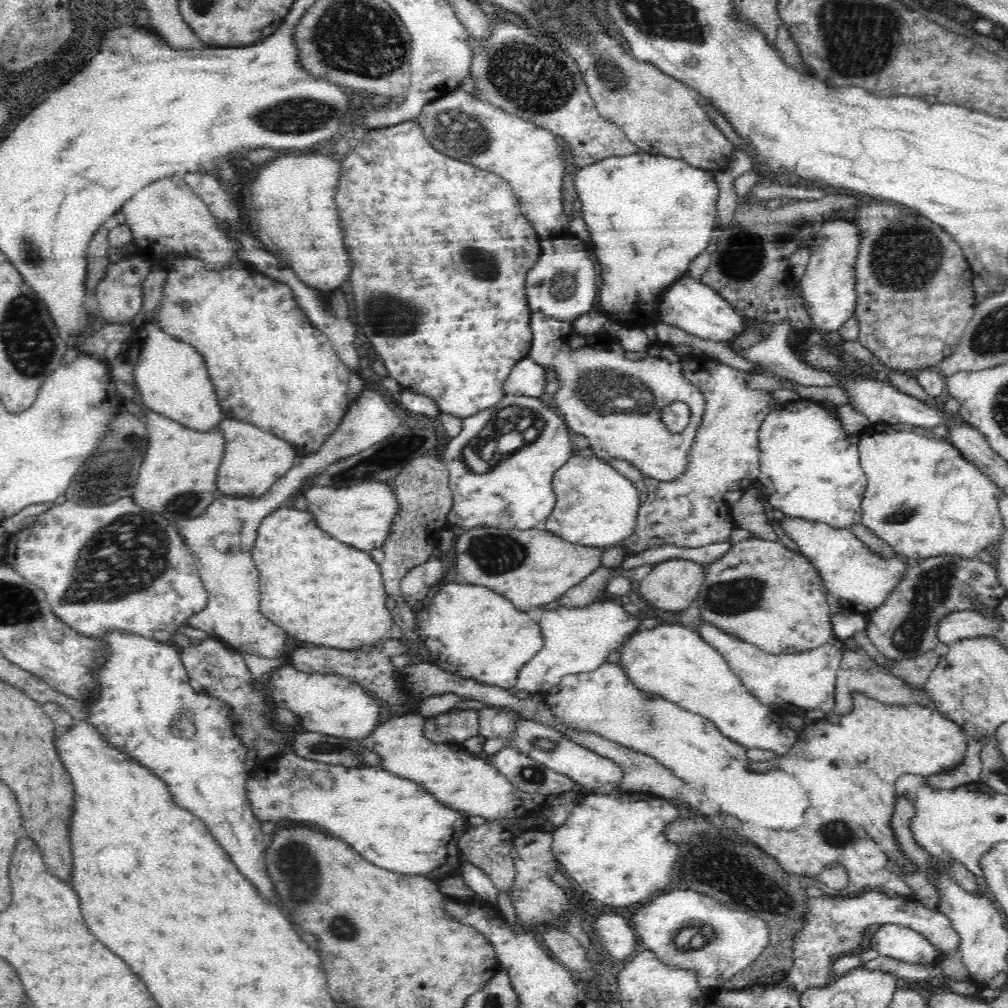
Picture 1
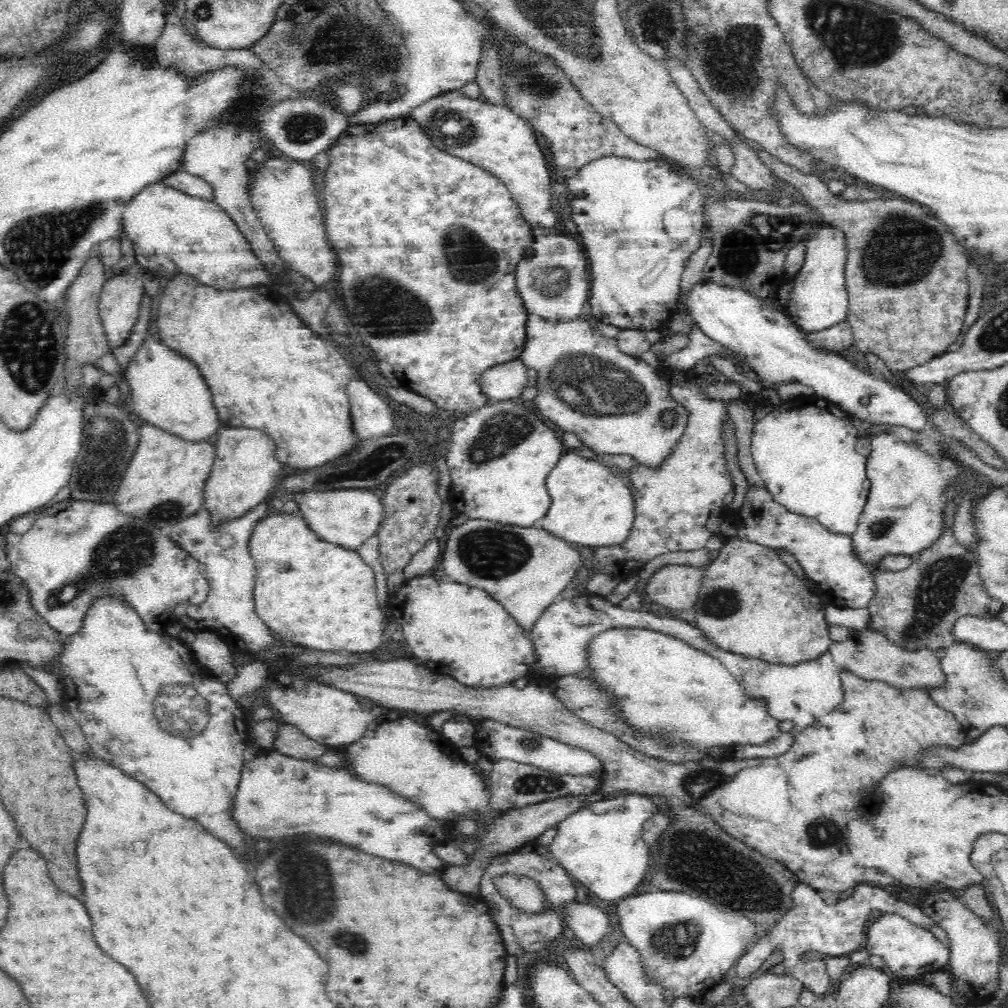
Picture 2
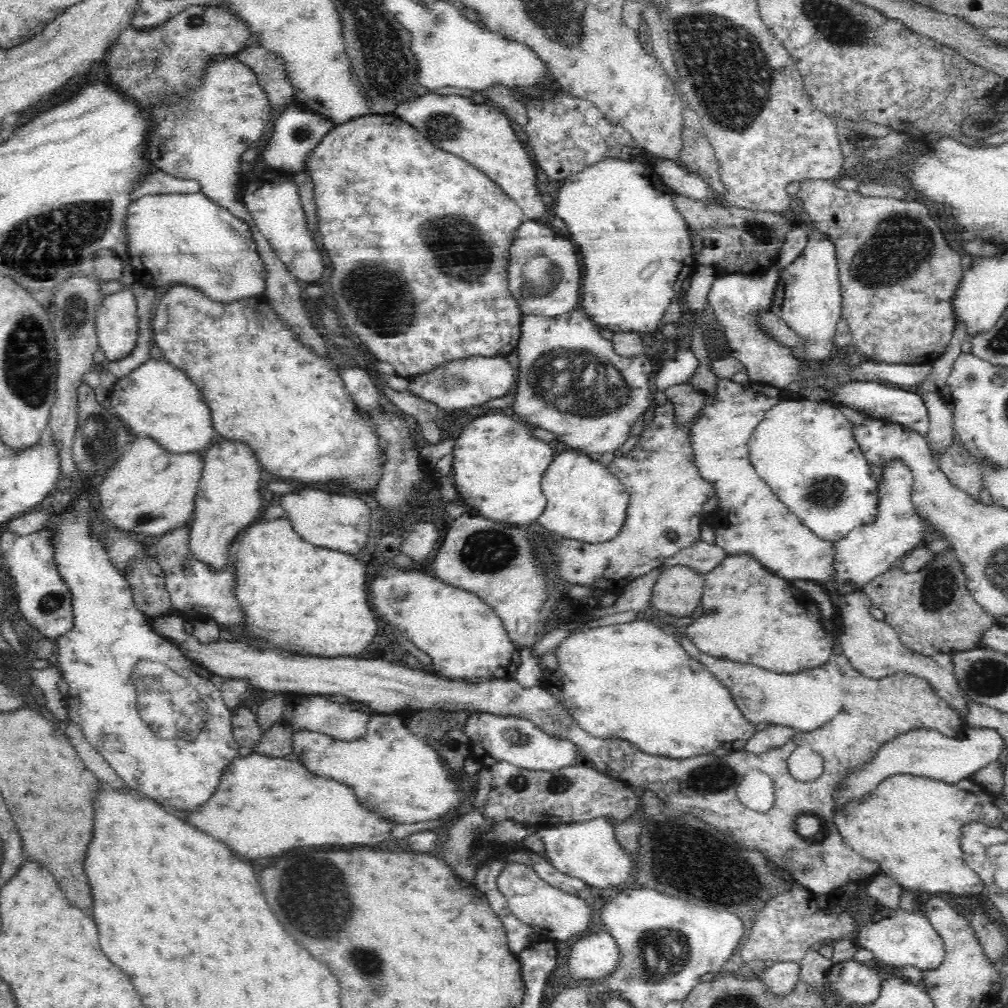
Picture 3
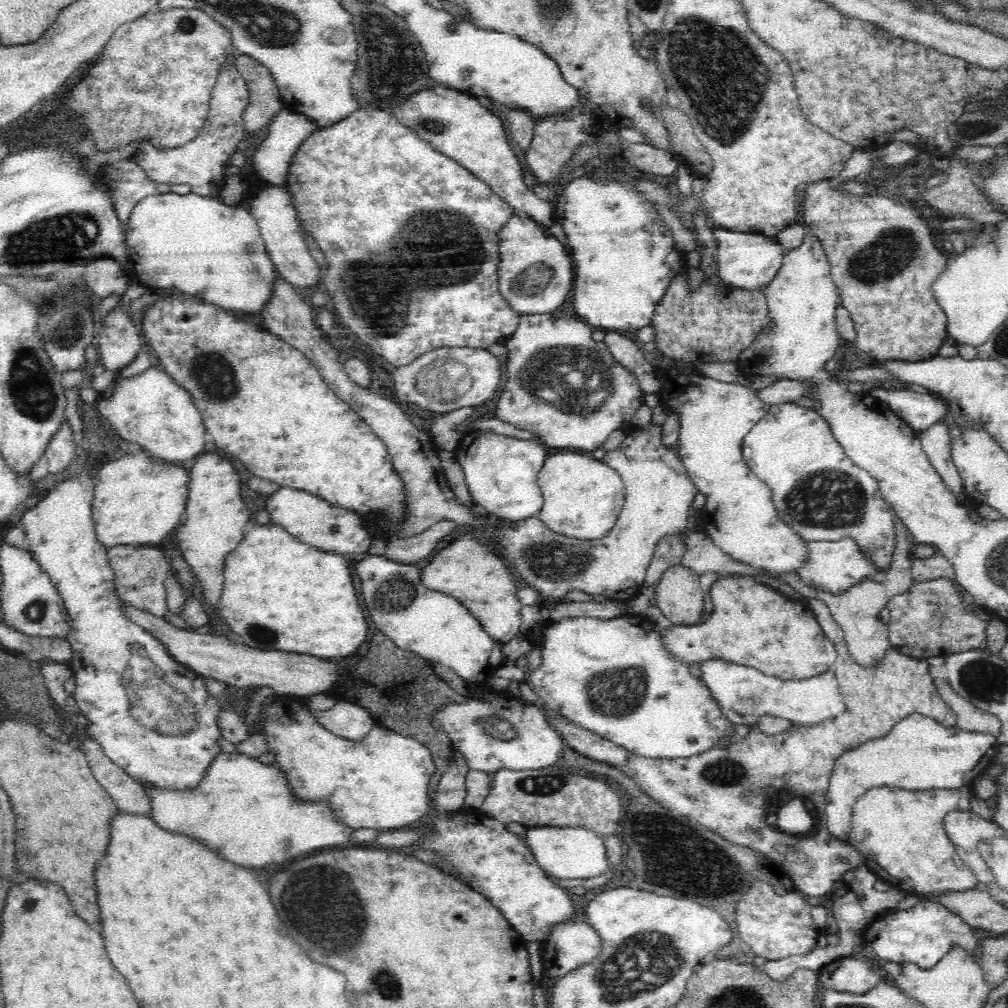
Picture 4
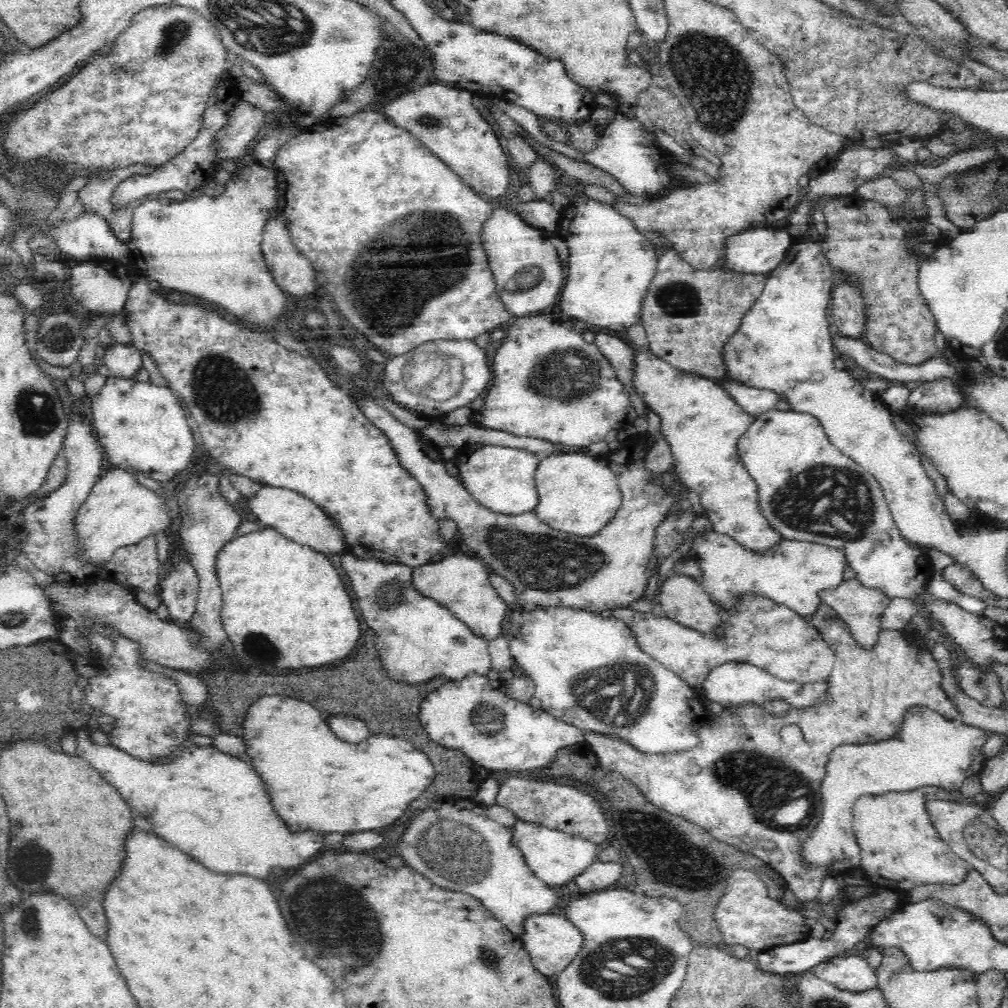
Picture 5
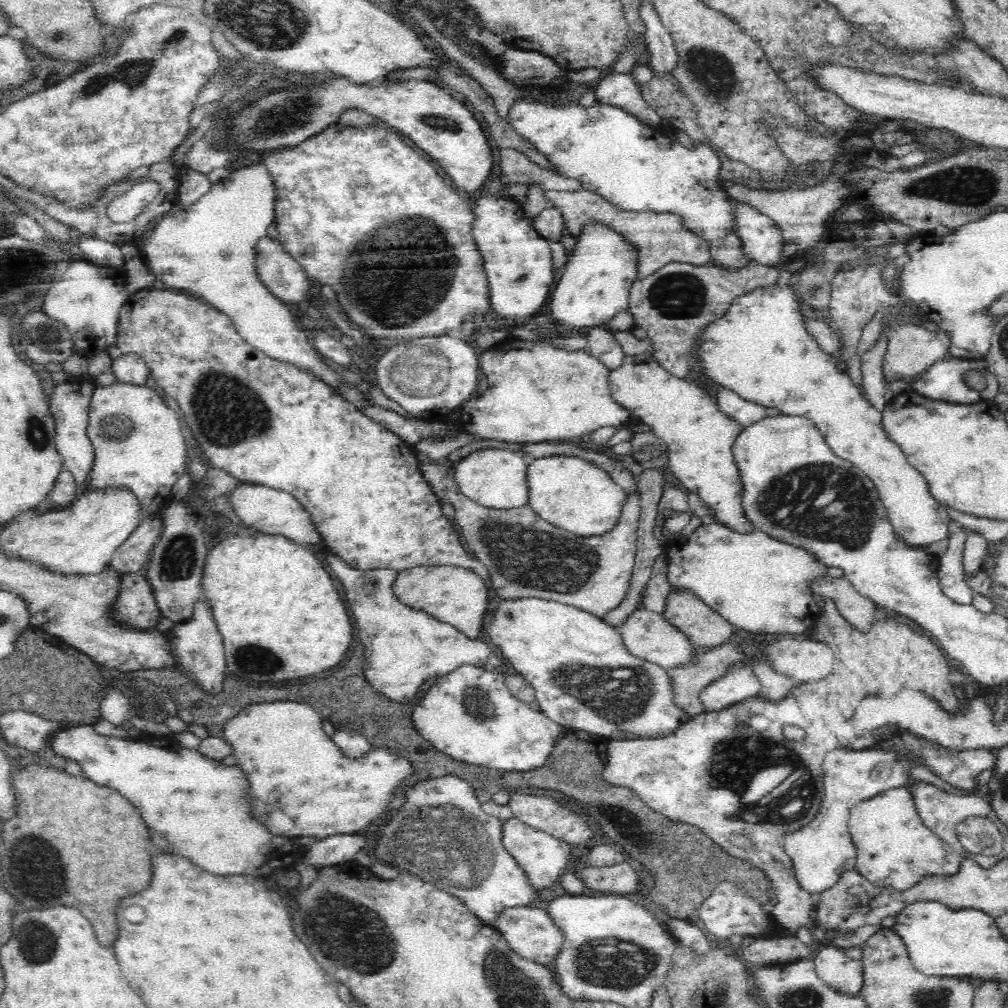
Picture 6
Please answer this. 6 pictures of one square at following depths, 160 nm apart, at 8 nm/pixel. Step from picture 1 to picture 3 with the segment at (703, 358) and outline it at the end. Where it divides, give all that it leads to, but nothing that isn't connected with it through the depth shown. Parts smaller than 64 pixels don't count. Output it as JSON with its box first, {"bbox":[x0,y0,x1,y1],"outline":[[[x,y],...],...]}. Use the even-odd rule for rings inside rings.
{"bbox":[542,401,716,595],"outline":[[[667,401],[664,406],[657,406],[651,421],[644,427],[639,441],[631,452],[626,452],[621,457],[615,457],[612,464],[607,467],[616,478],[620,478],[620,482],[624,484],[629,494],[626,520],[624,520],[624,526],[622,526],[619,536],[608,542],[592,544],[560,538],[560,542],[550,544],[548,550],[542,548],[545,559],[551,564],[551,568],[552,565],[558,568],[558,574],[566,584],[570,586],[581,584],[594,590],[610,591],[618,595],[629,582],[661,566],[665,558],[674,556],[682,548],[688,548],[701,541],[700,524],[703,524],[704,504],[716,495],[716,487],[702,478],[696,467],[696,459],[692,454],[692,443],[690,442],[691,424],[692,422],[688,425],[680,425],[676,422],[674,405],[670,402]]]}

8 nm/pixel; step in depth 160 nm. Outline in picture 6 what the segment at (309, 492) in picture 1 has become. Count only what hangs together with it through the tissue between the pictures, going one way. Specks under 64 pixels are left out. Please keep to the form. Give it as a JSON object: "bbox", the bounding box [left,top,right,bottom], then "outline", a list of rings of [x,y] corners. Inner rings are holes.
{"bbox":[226,482,322,547],"outline":[[[244,482],[240,484],[240,488],[228,492],[226,496],[229,496],[229,502],[242,520],[242,524],[246,524],[252,532],[256,530],[257,534],[281,535],[307,547],[322,543],[322,536],[316,529],[316,525],[312,523],[308,509],[304,508],[294,495],[286,491]]]}

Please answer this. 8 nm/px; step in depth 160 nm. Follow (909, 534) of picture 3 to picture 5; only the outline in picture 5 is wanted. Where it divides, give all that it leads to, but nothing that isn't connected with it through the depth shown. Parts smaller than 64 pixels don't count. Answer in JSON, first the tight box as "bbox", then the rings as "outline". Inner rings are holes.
{"bbox":[686,530,848,618],"outline":[[[706,530],[693,537],[686,559],[694,558],[703,571],[702,587],[709,598],[724,606],[735,607],[740,595],[756,593],[792,609],[804,618],[812,616],[821,598],[820,590],[840,586],[848,568],[844,549],[820,543],[784,539],[768,552],[754,552],[732,538]]]}

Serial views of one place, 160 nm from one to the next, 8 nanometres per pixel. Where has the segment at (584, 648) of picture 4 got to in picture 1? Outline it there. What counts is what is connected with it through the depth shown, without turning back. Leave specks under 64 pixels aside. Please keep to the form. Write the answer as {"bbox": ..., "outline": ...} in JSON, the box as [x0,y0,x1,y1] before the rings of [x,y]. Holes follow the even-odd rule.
{"bbox":[618,624,798,755],"outline":[[[664,624],[632,635],[622,646],[618,663],[636,688],[648,695],[660,695],[684,710],[712,721],[723,736],[747,750],[770,750],[788,755],[798,741],[798,732],[791,730],[782,717],[760,702],[732,671],[728,661],[696,630],[678,624]]]}

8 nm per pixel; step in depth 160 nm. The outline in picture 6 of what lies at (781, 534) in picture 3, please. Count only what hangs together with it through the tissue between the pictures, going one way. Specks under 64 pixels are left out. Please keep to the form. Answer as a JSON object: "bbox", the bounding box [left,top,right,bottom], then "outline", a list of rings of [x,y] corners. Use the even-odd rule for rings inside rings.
{"bbox":[608,352,757,534],"outline":[[[648,352],[626,356],[620,368],[608,372],[608,385],[611,386],[614,401],[624,405],[632,415],[640,419],[640,422],[651,426],[651,430],[659,440],[666,443],[669,471],[680,480],[686,490],[698,494],[699,499],[704,502],[717,521],[736,533],[751,534],[757,530],[744,515],[744,507],[742,507],[744,485],[732,452],[734,440],[743,428],[738,426],[732,417],[728,419],[728,415],[720,411],[717,398],[714,398],[708,390],[703,390],[698,382],[688,382],[668,373],[664,366],[654,360],[653,353]]]}

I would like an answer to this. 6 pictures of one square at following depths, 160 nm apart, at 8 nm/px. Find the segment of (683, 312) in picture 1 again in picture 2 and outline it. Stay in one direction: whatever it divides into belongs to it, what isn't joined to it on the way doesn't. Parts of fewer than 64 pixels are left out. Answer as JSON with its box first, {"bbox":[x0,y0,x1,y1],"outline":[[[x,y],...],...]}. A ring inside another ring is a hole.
{"bbox":[684,280,928,433],"outline":[[[702,280],[690,290],[684,300],[684,317],[698,326],[704,334],[724,345],[736,358],[746,362],[763,380],[763,389],[780,386],[786,381],[802,383],[812,388],[817,397],[838,405],[844,412],[872,424],[906,426],[928,433],[928,420],[923,406],[904,390],[880,380],[872,373],[862,372],[838,352],[822,352],[808,341],[806,333],[780,312],[775,300],[756,299],[744,289],[725,288]],[[776,384],[776,385],[773,385]]]}

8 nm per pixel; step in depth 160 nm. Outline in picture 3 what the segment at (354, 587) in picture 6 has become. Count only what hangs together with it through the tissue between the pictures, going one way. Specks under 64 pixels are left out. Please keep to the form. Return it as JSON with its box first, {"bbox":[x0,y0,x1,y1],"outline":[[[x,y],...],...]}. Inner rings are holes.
{"bbox":[372,566,521,680],"outline":[[[390,566],[389,569],[377,572],[376,580],[372,582],[372,602],[380,614],[378,618],[386,620],[388,624],[396,624],[403,634],[408,636],[408,640],[412,640],[422,652],[426,652],[432,658],[430,668],[441,676],[461,680],[483,680],[508,679],[517,673],[516,668],[521,663],[520,646],[510,639],[496,611],[470,591],[448,585],[436,576],[422,573],[419,567],[400,569]]]}

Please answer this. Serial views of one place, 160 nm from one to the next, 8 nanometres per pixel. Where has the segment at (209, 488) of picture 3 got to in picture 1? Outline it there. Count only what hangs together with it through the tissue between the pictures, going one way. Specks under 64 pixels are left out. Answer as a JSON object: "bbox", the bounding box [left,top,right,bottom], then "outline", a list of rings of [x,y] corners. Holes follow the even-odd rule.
{"bbox":[216,418,296,497],"outline":[[[226,418],[219,422],[220,432],[224,435],[224,456],[216,476],[219,493],[259,497],[286,472],[292,468],[296,449],[286,439],[277,437],[242,420]]]}

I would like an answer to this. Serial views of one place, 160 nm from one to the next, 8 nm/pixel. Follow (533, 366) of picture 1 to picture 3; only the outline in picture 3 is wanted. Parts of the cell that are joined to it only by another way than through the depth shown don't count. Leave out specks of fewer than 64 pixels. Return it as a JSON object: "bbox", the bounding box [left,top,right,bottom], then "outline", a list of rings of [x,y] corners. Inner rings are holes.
{"bbox":[408,356,516,410],"outline":[[[468,356],[436,366],[418,378],[410,378],[408,390],[415,396],[434,402],[444,410],[458,410],[486,404],[492,398],[504,397],[508,391],[516,388],[516,378],[516,371],[506,357]]]}

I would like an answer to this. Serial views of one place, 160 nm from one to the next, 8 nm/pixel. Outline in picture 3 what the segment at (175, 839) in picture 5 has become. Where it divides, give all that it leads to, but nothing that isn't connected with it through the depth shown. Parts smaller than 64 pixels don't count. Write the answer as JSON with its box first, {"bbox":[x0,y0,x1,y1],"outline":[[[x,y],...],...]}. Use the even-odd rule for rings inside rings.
{"bbox":[176,753,398,858],"outline":[[[251,753],[236,758],[224,772],[216,793],[210,801],[200,806],[196,812],[176,812],[178,817],[186,820],[188,824],[208,832],[210,836],[222,840],[236,856],[240,858],[260,858],[262,856],[278,856],[286,850],[292,850],[294,844],[308,844],[308,846],[322,846],[322,844],[338,844],[338,846],[378,846],[382,842],[396,842],[392,837],[392,828],[398,823],[370,812],[364,808],[352,788],[344,786],[338,780],[314,775],[304,767],[301,762],[292,762],[286,758],[266,756],[260,753]]]}

